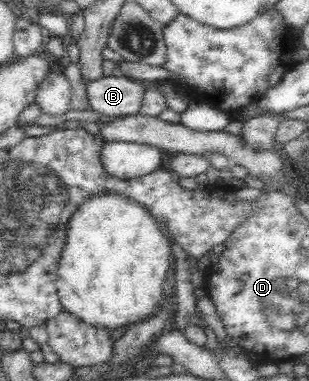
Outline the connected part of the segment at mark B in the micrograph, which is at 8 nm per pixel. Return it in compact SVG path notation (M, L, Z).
M117 72L98 80L90 80L86 84L88 110L92 110L104 119L139 114L146 86L145 82L134 81Z

